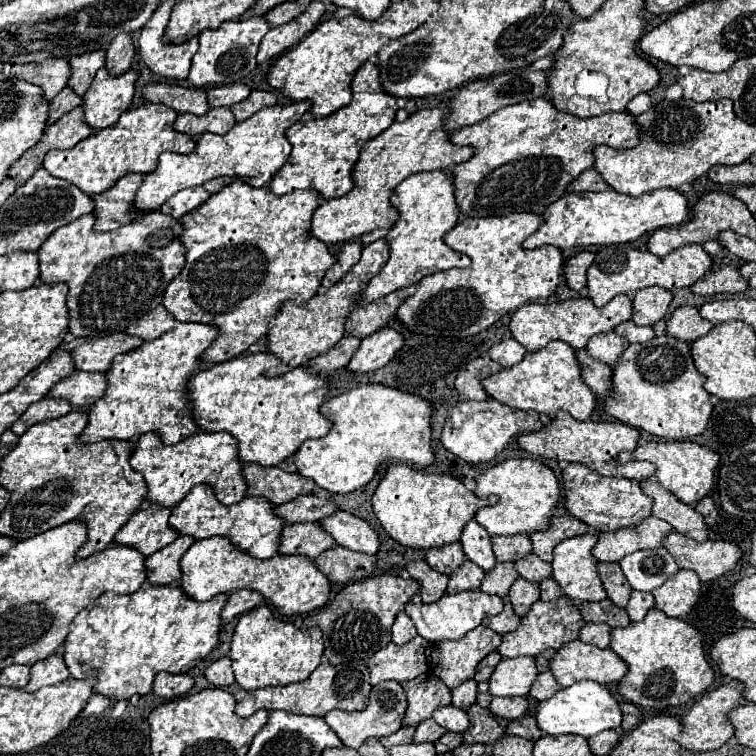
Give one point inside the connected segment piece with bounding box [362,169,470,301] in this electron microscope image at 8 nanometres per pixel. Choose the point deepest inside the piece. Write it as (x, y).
(428, 208)

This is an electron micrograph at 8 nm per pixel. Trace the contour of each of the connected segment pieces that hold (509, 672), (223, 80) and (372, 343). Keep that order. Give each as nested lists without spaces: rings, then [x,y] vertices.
[[[534,657],[502,659],[490,677],[490,693],[498,697],[528,695],[536,677],[538,669]]]
[[[252,17],[248,21],[224,21],[218,29],[206,29],[200,35],[200,47],[192,59],[188,81],[194,87],[212,87],[242,81],[256,67],[256,53],[262,37],[270,31],[266,17]]]
[[[384,327],[382,331],[376,331],[374,335],[362,339],[362,345],[350,359],[348,369],[360,373],[380,369],[388,365],[402,347],[404,347],[404,337],[396,329]]]

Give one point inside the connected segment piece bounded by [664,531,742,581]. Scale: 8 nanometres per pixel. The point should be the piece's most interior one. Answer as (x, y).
(711, 559)

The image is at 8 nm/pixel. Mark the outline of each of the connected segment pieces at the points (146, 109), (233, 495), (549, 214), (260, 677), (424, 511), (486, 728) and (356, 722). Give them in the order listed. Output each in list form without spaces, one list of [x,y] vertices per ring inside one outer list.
[[[162,103],[140,105],[136,109],[128,109],[120,115],[120,119],[106,127],[104,131],[92,133],[88,139],[80,141],[72,149],[54,149],[44,159],[44,169],[50,175],[68,179],[76,187],[80,187],[86,195],[98,195],[108,191],[122,175],[128,173],[150,173],[158,167],[158,157],[162,151],[190,153],[196,149],[196,141],[190,135],[184,135],[174,129],[178,113]]]
[[[198,431],[174,445],[164,445],[158,433],[146,433],[140,435],[130,463],[136,471],[144,473],[148,483],[146,499],[164,507],[174,507],[190,493],[194,485],[200,483],[212,485],[218,501],[224,505],[238,503],[246,497],[246,479],[242,475],[242,461],[238,457],[238,439],[228,433]]]
[[[608,189],[604,193],[568,193],[552,203],[548,211],[544,211],[544,225],[524,241],[524,247],[534,249],[540,245],[554,245],[564,249],[632,243],[650,231],[662,227],[678,227],[686,223],[688,217],[688,199],[676,189],[660,189],[640,197],[628,197],[614,189]]]
[[[260,605],[240,617],[230,645],[230,659],[236,683],[242,689],[250,691],[268,685],[290,685],[308,679],[310,673],[320,665],[322,651],[324,643],[322,631],[318,631],[318,627],[300,631],[292,623],[278,619],[266,605]]]
[[[388,465],[386,475],[372,497],[372,507],[386,533],[400,545],[432,549],[460,541],[466,523],[474,519],[476,511],[497,501],[496,496],[490,496],[488,501],[476,497],[464,487],[462,481],[450,475],[424,473],[410,465]]]
[[[474,703],[474,707],[468,707],[466,713],[470,715],[470,727],[464,733],[464,743],[494,745],[496,741],[508,735],[506,727],[510,725],[510,721],[492,715],[490,709]]]
[[[382,681],[382,683],[372,687],[372,697],[370,697],[370,703],[368,703],[366,709],[354,711],[354,713],[330,711],[330,713],[324,715],[324,719],[334,729],[334,733],[342,739],[342,743],[346,747],[358,749],[370,737],[380,739],[384,735],[398,731],[402,727],[402,719],[404,719],[406,709],[408,709],[408,699],[406,699],[406,691],[402,689],[402,685],[398,681]]]

